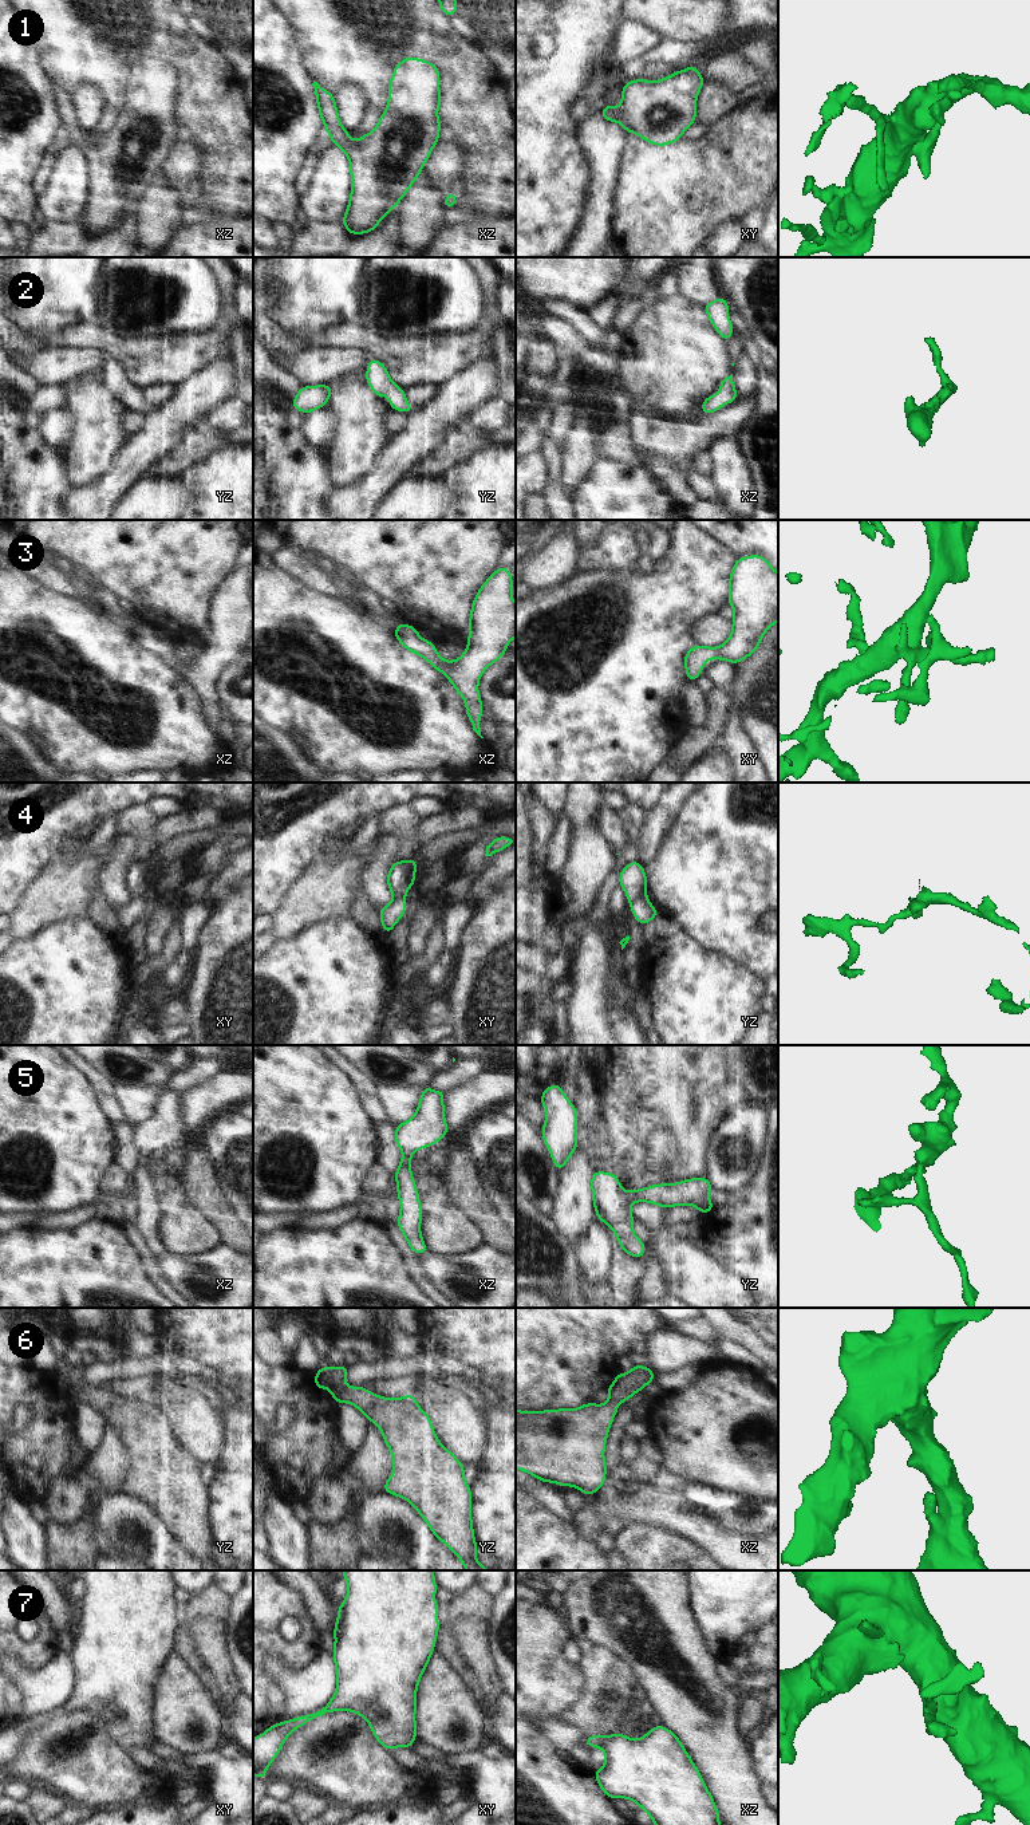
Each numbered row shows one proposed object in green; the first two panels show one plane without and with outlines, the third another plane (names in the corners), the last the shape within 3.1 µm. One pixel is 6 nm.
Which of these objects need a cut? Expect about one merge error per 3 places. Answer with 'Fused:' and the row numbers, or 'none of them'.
Fused: 4

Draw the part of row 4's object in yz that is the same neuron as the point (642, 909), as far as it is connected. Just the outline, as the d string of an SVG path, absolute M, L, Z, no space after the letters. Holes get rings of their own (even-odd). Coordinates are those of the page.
M646 895L636 898L631 903L630 908L632 910L632 915L639 925L647 925L659 914Z

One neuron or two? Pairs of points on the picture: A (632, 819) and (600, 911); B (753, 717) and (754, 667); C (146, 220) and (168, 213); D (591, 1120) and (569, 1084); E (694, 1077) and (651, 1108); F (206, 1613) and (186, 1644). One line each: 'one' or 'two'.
A: one
B: one
C: one
D: two
E: one
F: two

